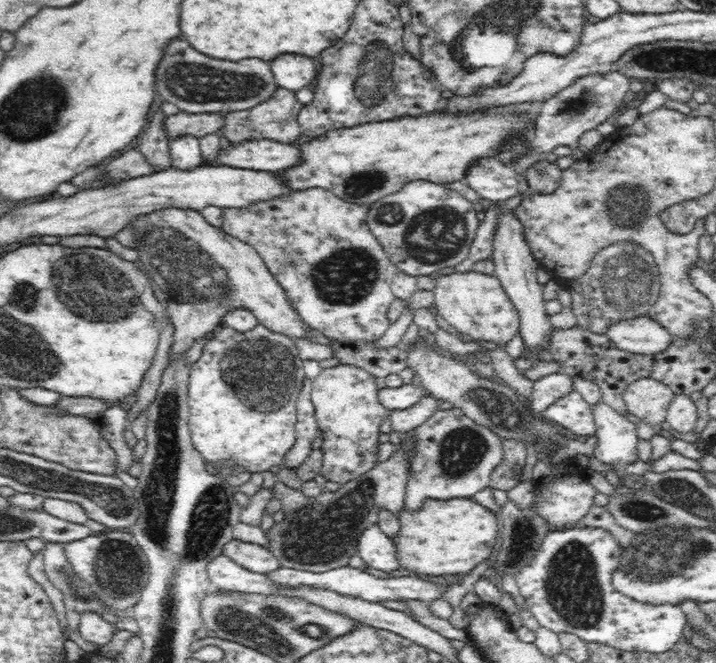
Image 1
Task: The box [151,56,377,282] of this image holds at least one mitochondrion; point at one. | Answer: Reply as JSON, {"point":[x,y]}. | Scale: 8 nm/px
{"point":[190,81]}

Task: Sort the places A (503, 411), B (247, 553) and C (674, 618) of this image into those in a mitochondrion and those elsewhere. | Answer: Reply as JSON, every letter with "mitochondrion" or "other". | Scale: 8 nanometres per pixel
{"A":"mitochondrion","B":"other","C":"other"}

